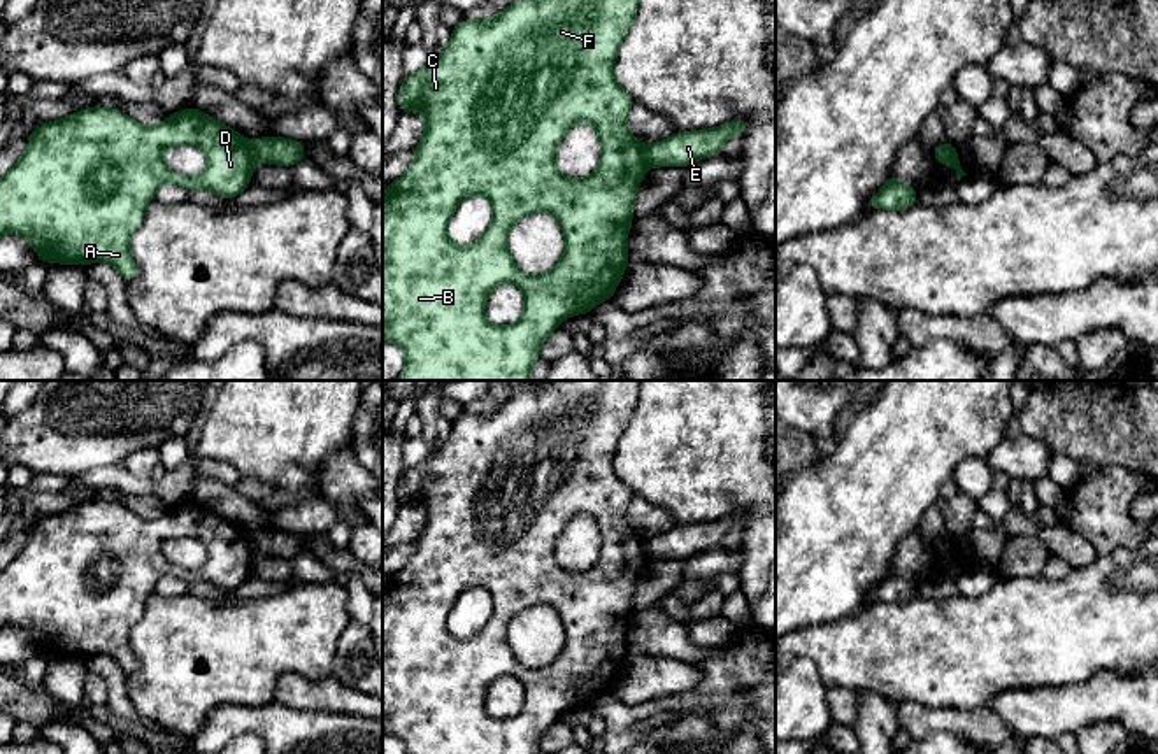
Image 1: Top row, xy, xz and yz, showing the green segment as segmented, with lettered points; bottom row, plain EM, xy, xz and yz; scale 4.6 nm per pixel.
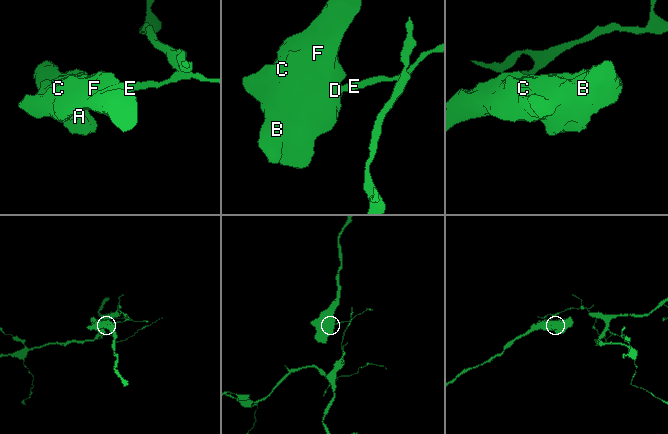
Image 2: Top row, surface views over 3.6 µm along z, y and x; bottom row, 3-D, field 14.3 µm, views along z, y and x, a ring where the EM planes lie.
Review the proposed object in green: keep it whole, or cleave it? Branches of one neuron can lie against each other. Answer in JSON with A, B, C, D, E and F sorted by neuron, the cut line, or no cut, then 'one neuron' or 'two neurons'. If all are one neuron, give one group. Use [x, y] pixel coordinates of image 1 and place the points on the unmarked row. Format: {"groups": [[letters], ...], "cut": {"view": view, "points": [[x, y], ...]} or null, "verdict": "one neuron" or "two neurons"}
{"groups": [["A", "B", "C", "D", "F"], ["E"]], "cut": {"view": "xz", "points": [[643, 539], [643, 549], [650, 558]]}, "verdict": "two neurons"}

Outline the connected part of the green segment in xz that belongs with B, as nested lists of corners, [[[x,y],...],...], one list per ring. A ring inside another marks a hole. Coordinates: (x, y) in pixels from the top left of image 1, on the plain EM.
[[[551,381],[540,389],[516,393],[491,412],[460,414],[439,451],[404,470],[400,505],[421,505],[426,519],[414,540],[414,556],[382,587],[382,735],[400,738],[405,754],[539,754],[540,738],[563,712],[588,707],[612,691],[630,656],[632,600],[649,559],[644,538],[626,519],[635,493],[612,465],[618,442],[637,410],[639,391],[640,381]],[[575,516],[590,516],[602,535],[600,556],[586,572],[568,572],[556,561],[558,537]],[[477,587],[491,596],[491,619],[479,633],[458,638],[447,628],[447,615],[463,591]],[[542,603],[558,612],[565,644],[554,661],[528,668],[516,659],[507,626],[523,610]],[[504,675],[523,684],[525,701],[518,715],[495,719],[484,701],[488,687]]]

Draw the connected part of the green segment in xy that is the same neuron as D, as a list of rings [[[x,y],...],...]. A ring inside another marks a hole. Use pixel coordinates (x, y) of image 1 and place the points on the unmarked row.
[[[93,498],[40,517],[30,526],[25,547],[0,572],[0,630],[7,626],[25,630],[46,656],[86,659],[104,652],[130,675],[139,666],[130,631],[163,575],[235,591],[249,579],[253,558],[249,533],[193,500],[167,509],[158,519],[149,521],[123,503]],[[182,537],[197,538],[207,549],[207,559],[197,570],[175,566],[163,554],[168,540]]]

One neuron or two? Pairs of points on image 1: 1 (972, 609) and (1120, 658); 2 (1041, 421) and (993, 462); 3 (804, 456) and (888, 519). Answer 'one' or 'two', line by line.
1: one
2: two
3: two

